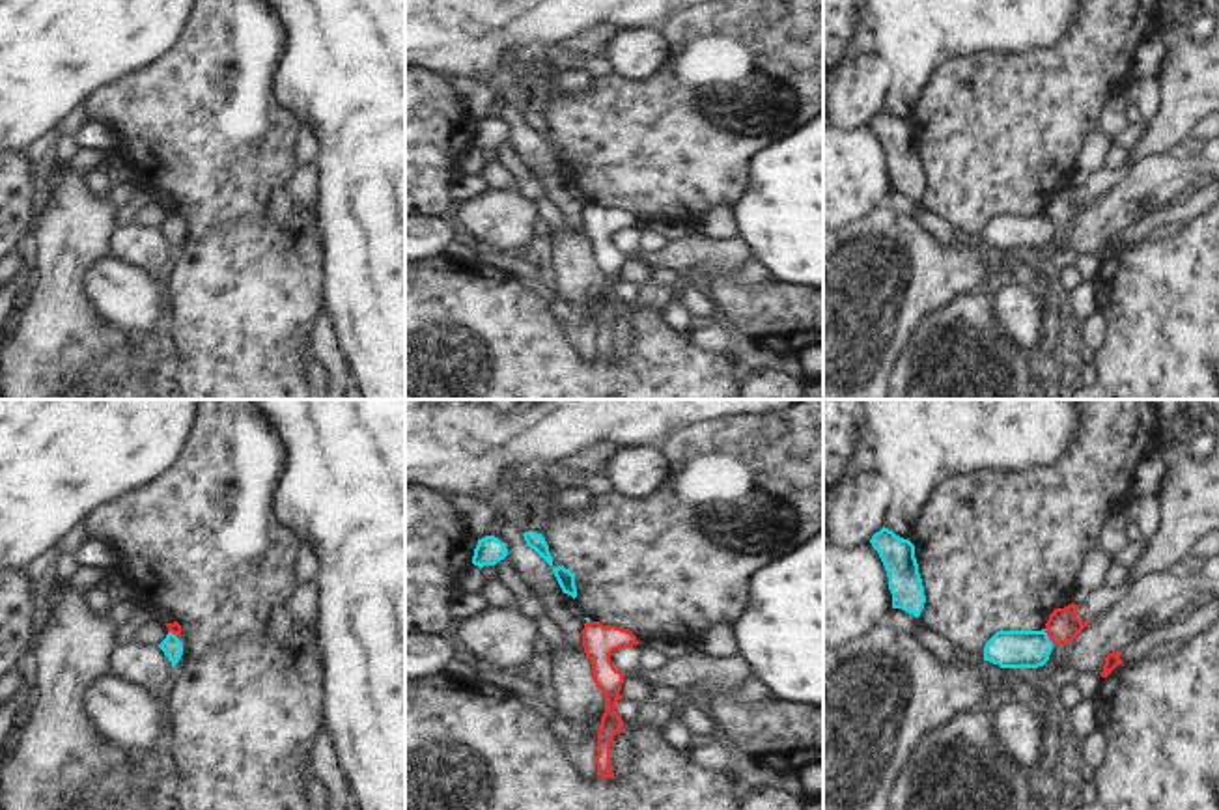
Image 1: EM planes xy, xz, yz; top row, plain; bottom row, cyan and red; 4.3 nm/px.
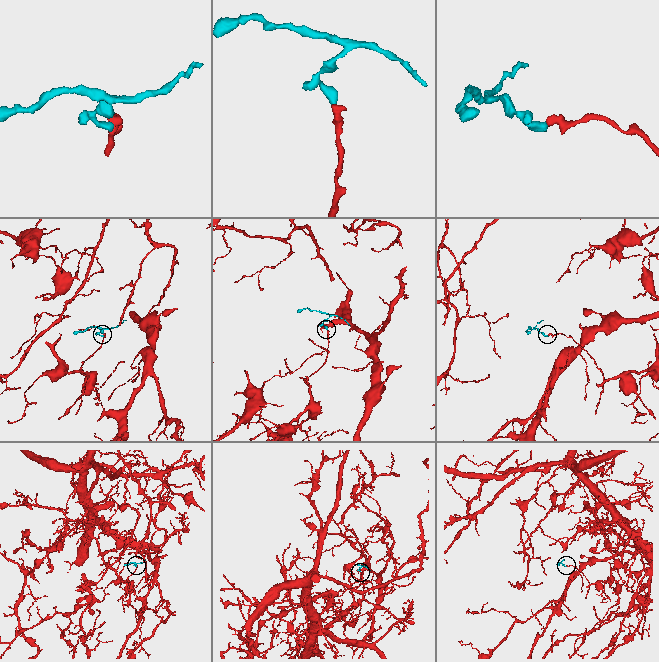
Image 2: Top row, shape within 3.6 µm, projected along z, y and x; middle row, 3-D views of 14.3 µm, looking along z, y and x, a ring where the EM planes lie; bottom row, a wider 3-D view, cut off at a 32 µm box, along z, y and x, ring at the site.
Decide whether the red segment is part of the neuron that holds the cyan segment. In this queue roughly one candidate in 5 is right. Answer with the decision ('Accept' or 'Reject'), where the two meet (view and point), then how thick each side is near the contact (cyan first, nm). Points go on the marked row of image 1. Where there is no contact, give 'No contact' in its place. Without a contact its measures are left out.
Reject. Touches cyan at yz (1048, 637). Thickness 160 nm (cyan) against 140 nm.

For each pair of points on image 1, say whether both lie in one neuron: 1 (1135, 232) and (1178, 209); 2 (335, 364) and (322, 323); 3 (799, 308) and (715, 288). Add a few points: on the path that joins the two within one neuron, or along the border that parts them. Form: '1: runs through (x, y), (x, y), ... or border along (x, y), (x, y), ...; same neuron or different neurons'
1: runs through (1147, 223), (1167, 213); same neuron
2: runs through (331, 355), (322, 333); same neuron
3: runs through (779, 308), (762, 308), (736, 295); same neuron

